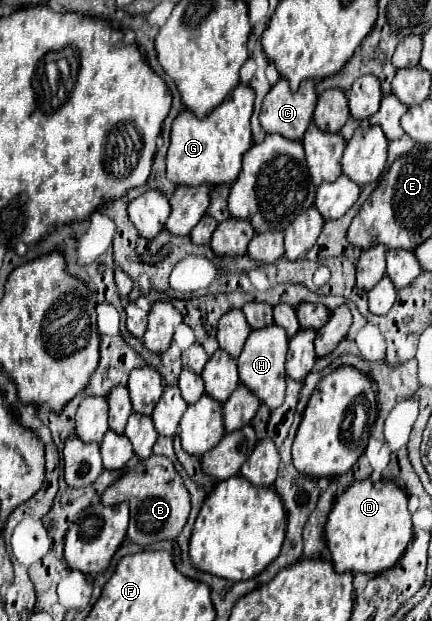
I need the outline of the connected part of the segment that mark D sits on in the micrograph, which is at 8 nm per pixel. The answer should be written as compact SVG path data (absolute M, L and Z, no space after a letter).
M359 480L337 500L325 526L327 546L337 572L379 574L397 564L413 538L407 494L391 480Z

